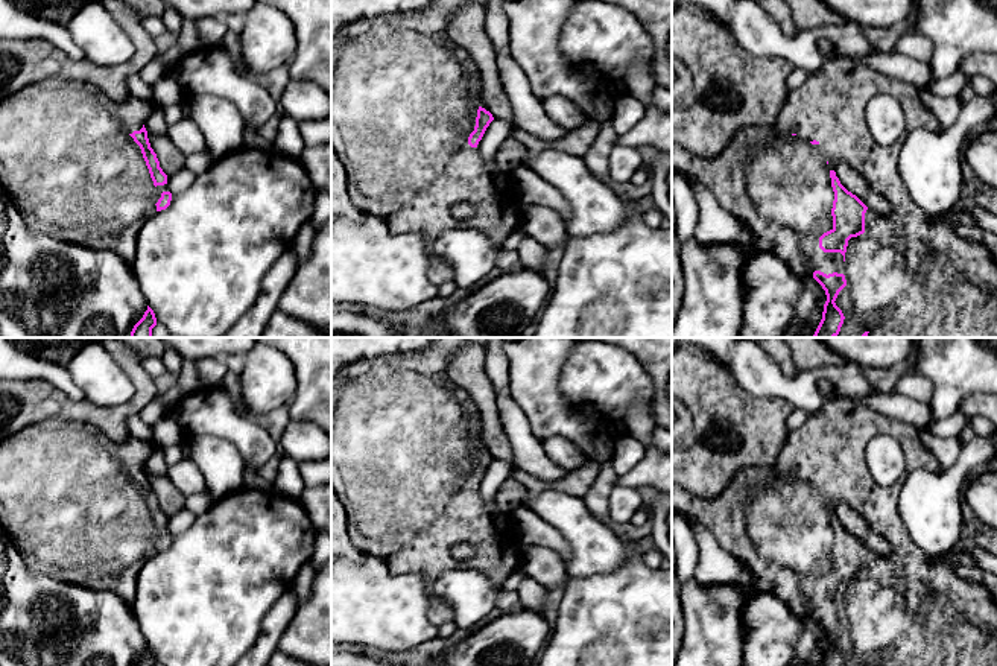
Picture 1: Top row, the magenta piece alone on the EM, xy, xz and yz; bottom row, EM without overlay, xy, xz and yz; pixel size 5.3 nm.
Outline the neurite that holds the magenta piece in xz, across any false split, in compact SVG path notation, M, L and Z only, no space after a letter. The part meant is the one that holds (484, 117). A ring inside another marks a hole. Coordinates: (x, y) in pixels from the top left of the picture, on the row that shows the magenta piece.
M479 106L474 131L468 137L468 144L471 147L477 147L479 141L482 140L486 128L492 120L494 120L492 114L485 108Z

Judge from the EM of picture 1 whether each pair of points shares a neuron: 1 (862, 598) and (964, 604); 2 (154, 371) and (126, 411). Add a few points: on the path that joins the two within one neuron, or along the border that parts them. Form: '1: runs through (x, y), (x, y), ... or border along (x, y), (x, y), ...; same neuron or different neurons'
1: runs through (888, 605), (938, 605); same neuron
2: border along (142, 359), (143, 370), (152, 379); different neurons

